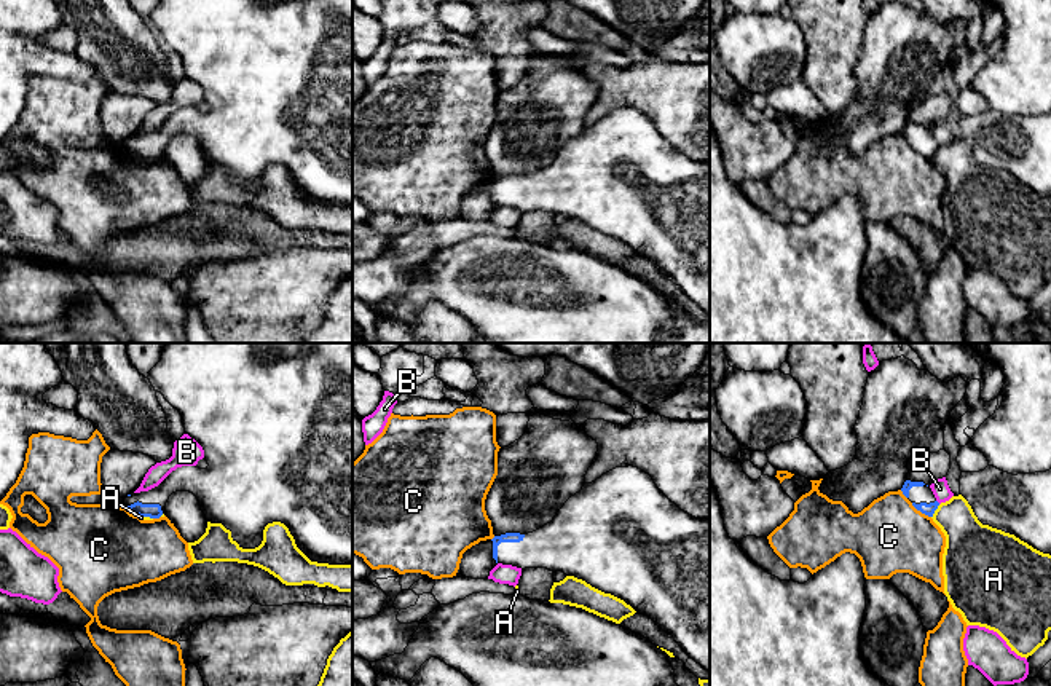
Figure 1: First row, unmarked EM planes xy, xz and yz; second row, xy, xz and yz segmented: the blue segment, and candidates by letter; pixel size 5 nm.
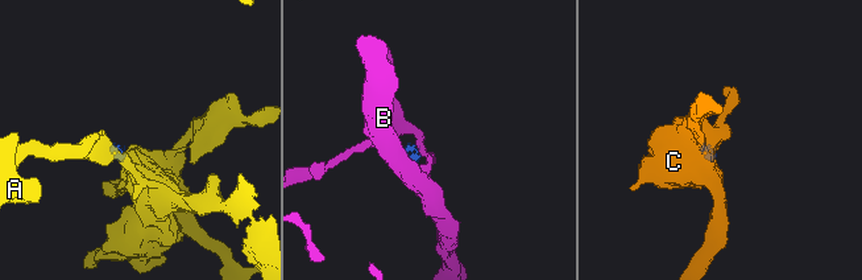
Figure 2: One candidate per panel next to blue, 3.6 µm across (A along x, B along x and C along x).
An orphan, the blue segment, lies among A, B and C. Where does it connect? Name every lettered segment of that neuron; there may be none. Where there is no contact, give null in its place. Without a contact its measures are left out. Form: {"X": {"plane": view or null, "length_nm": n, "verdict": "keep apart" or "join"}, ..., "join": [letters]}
{"A": {"plane": "yz", "length_nm": 80, "verdict": "keep apart"}, "B": {"plane": null, "verdict": "keep apart"}, "C": {"plane": "yz", "length_nm": 130, "verdict": "keep apart"}, "join": []}

